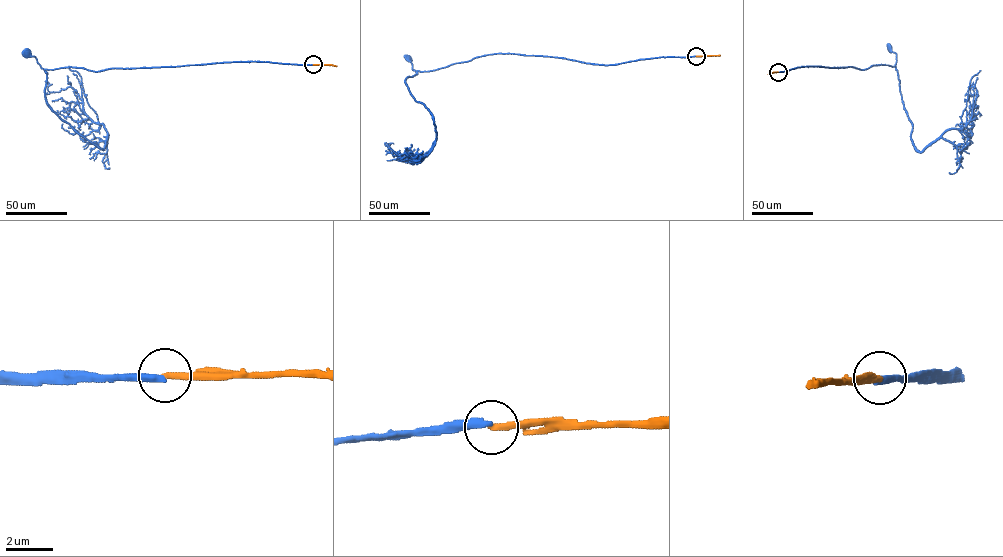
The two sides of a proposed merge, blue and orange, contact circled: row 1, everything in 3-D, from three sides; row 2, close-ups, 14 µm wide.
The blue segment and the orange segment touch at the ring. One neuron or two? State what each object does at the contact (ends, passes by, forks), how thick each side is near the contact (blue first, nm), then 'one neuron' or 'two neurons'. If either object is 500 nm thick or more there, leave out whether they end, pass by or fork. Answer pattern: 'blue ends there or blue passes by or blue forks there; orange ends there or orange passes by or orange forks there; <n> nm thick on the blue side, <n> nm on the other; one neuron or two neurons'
blue ends there; orange ends there; 320 nm thick on the blue side, 260 nm on the other; two neurons

